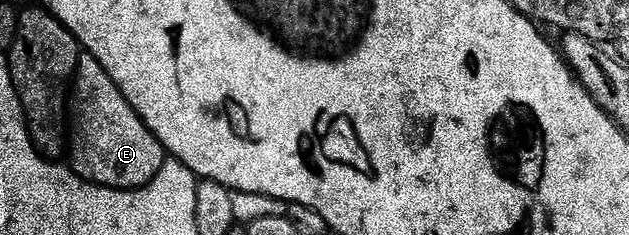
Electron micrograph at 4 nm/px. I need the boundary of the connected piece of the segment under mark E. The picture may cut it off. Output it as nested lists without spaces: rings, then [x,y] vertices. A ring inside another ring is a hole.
[[[79,53],[72,79],[72,141],[68,146],[68,162],[74,173],[98,186],[135,190],[148,184],[167,161],[166,149],[140,120],[120,88],[112,84],[112,76],[91,54]]]

